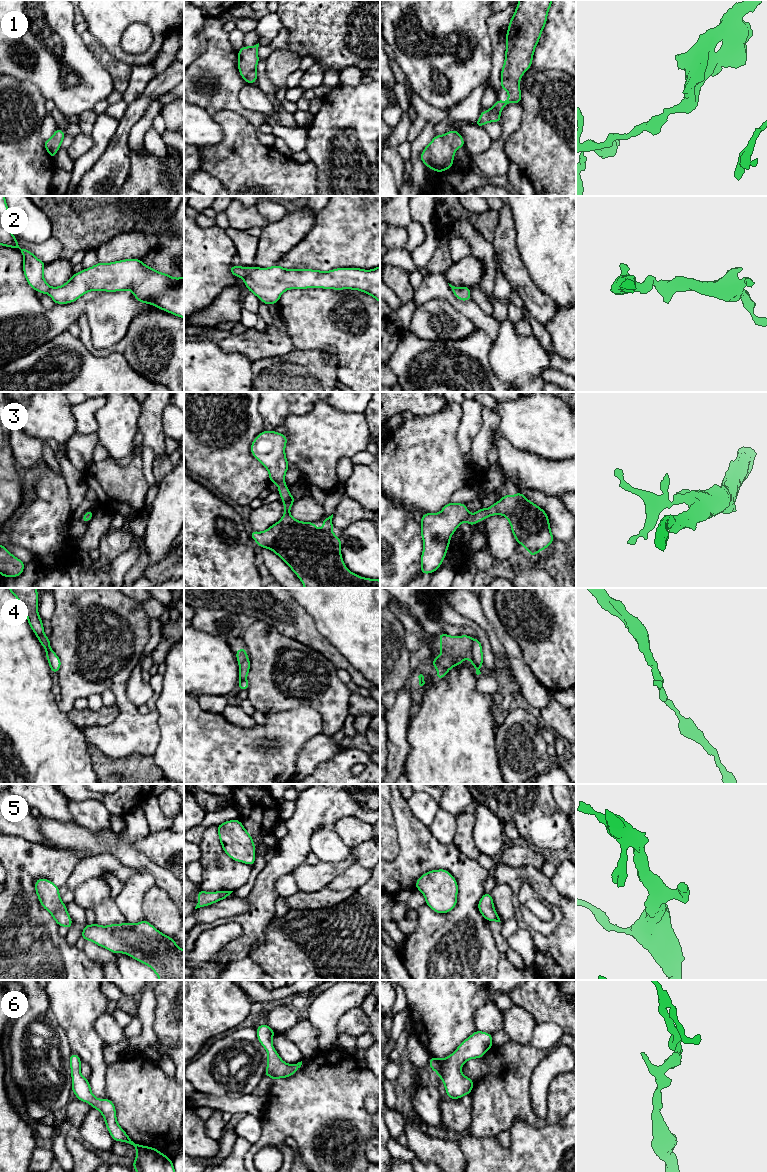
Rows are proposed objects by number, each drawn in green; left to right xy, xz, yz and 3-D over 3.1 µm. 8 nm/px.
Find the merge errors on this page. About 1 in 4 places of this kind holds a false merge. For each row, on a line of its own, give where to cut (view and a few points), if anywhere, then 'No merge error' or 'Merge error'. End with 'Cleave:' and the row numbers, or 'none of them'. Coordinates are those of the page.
1: No split. No merge error
2: No split. No merge error
3: No split. No merge error
4: Split along yz (473, 640), (467, 656). Merge error
5: No split. No merge error
6: No split. No merge error
Cleave: 4

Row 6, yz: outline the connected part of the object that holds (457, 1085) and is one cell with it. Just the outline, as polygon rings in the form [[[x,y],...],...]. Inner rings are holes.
[[[476,1030],[472,1035],[465,1039],[450,1056],[447,1056],[444,1059],[437,1059],[434,1056],[430,1057],[429,1066],[441,1078],[449,1099],[459,1099],[465,1095],[468,1095],[473,1090],[474,1081],[464,1076],[460,1068],[469,1059],[483,1057],[492,1046],[492,1035],[487,1032]]]

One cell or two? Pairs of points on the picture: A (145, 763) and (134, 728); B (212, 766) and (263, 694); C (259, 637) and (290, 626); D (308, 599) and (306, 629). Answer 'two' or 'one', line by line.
A: two
B: two
C: two
D: two

